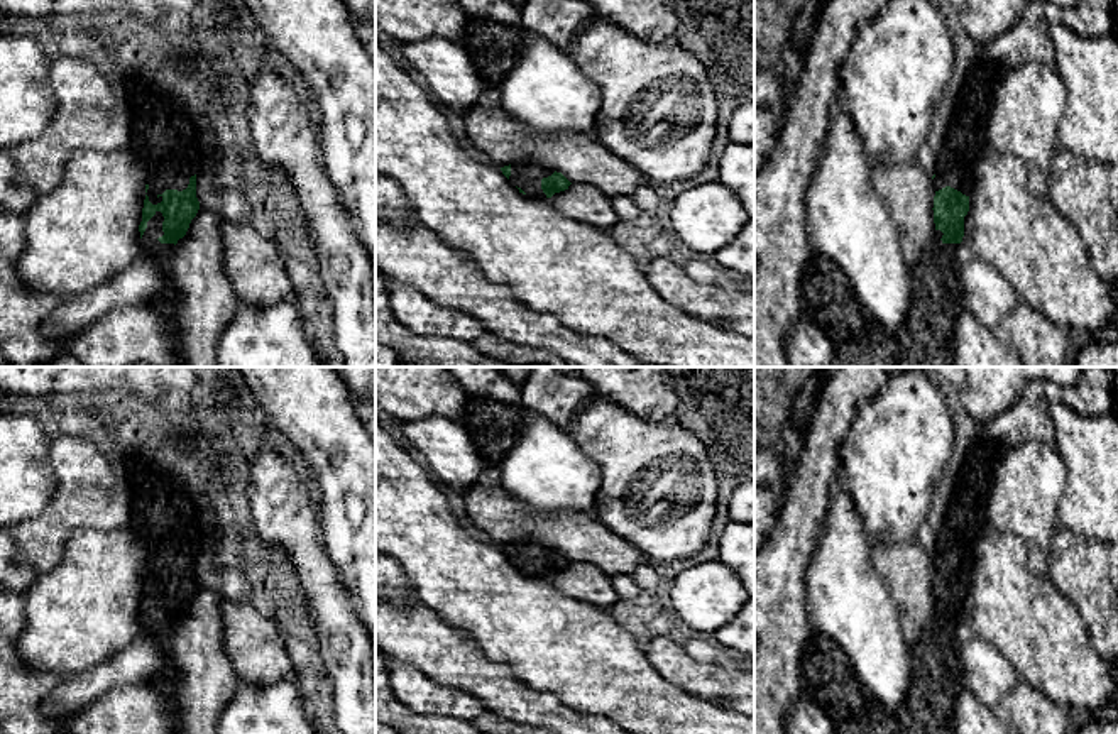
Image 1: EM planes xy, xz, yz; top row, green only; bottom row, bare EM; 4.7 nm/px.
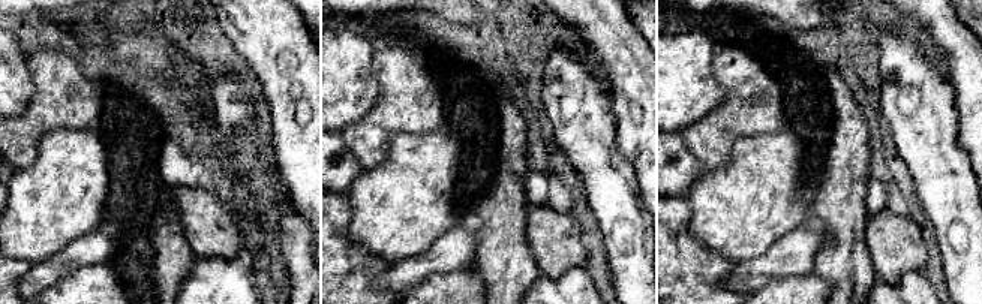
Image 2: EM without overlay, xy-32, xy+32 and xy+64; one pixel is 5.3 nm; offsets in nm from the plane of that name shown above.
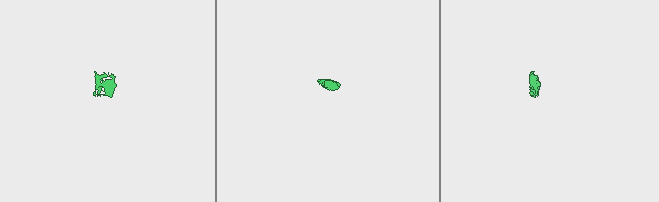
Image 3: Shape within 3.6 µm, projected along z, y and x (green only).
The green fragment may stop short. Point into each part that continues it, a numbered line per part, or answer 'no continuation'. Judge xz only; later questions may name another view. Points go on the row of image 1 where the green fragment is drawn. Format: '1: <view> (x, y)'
1: xz (528, 176)

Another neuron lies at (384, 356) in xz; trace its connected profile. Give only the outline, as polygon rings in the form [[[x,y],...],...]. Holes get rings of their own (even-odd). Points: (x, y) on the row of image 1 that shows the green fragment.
[[[375,343],[375,367],[406,367],[397,352],[382,343]]]

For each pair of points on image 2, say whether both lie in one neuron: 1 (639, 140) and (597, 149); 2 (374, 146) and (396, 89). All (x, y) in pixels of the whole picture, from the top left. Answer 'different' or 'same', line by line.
1: different
2: same

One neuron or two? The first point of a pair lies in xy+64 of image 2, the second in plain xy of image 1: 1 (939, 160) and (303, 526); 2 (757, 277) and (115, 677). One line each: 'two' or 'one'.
1: one
2: one

